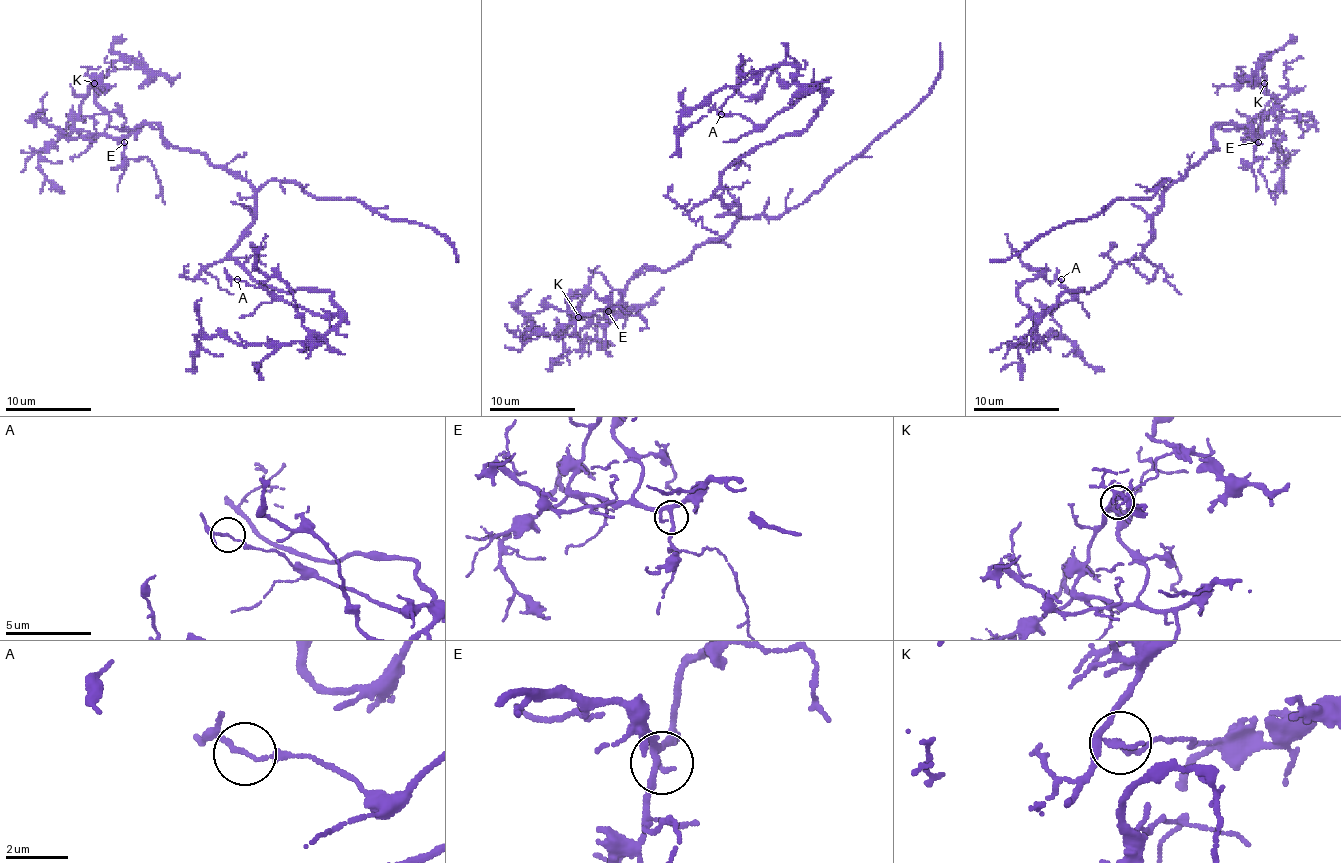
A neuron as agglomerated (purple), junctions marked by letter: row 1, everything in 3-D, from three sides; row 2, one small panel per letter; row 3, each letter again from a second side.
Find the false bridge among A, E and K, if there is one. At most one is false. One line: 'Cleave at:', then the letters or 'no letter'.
Cleave at: no letter

